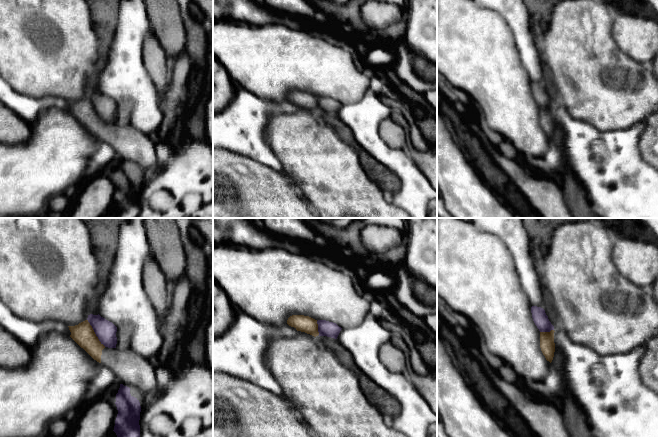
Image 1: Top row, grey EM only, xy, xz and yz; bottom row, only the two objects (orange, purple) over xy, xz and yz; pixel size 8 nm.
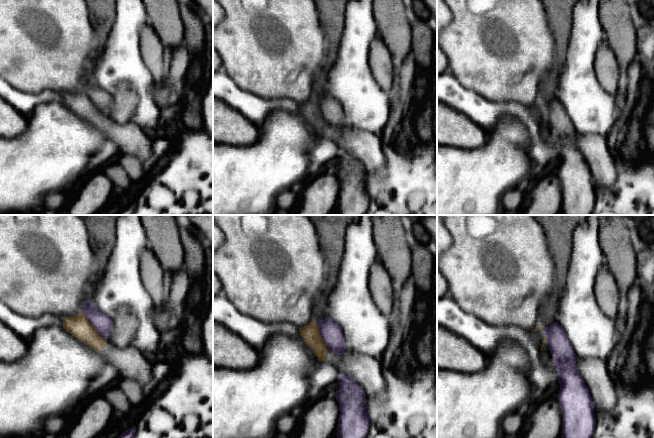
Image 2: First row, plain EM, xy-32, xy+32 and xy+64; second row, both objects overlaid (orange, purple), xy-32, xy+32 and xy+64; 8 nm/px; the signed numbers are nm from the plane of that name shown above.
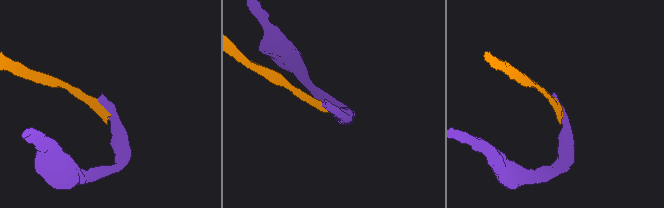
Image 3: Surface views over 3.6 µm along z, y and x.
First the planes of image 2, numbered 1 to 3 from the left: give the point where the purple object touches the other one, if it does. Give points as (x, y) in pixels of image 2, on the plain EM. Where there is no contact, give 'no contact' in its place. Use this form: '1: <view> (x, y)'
1: xy-32 (91, 101)
2: xy+32 (319, 108)
3: xy+64 (544, 115)

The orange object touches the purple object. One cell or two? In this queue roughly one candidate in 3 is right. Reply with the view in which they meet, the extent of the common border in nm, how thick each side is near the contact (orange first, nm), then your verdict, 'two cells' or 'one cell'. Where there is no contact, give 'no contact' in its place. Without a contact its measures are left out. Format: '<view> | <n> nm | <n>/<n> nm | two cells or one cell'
xy | 260 nm | 180/160 nm | two cells

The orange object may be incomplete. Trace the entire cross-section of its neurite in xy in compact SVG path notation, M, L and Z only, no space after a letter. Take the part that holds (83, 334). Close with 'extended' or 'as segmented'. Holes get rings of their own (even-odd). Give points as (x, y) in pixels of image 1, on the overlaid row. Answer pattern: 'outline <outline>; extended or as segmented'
outline M88 320L68 327L70 337L94 360L111 369L118 383L136 391L140 398L144 395L156 395L159 389L154 360L143 358L129 349L105 347Z; extended

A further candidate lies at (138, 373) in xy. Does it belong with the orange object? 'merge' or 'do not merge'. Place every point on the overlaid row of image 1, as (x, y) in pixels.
merge

